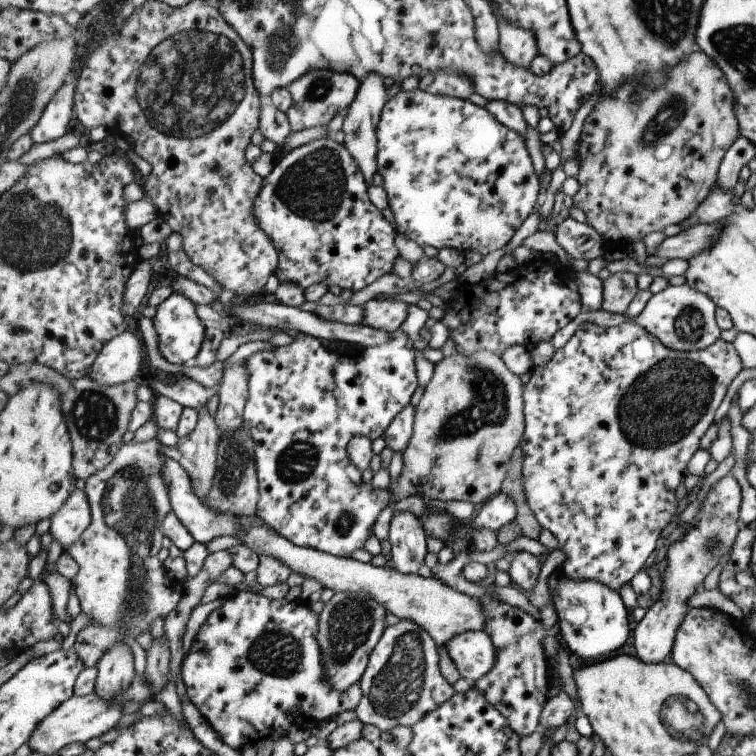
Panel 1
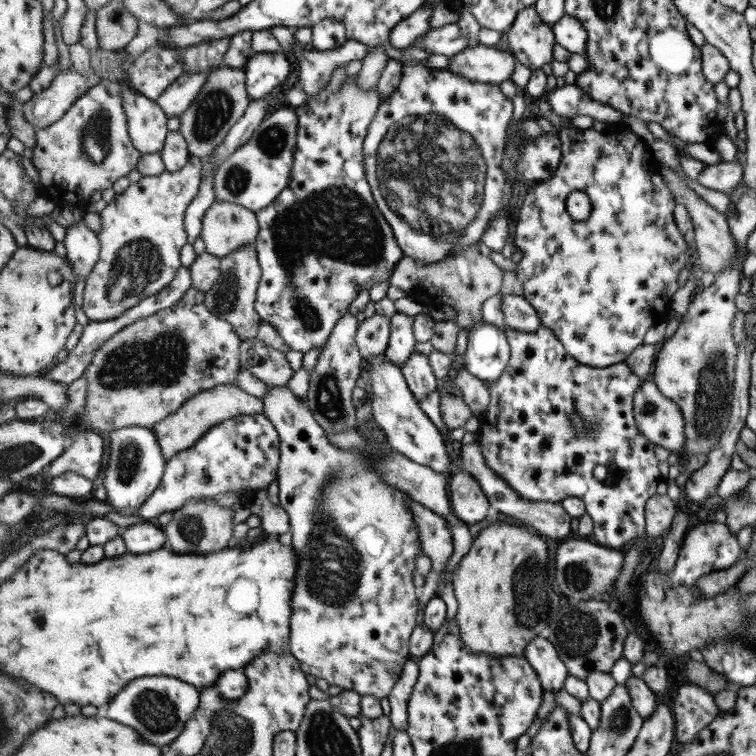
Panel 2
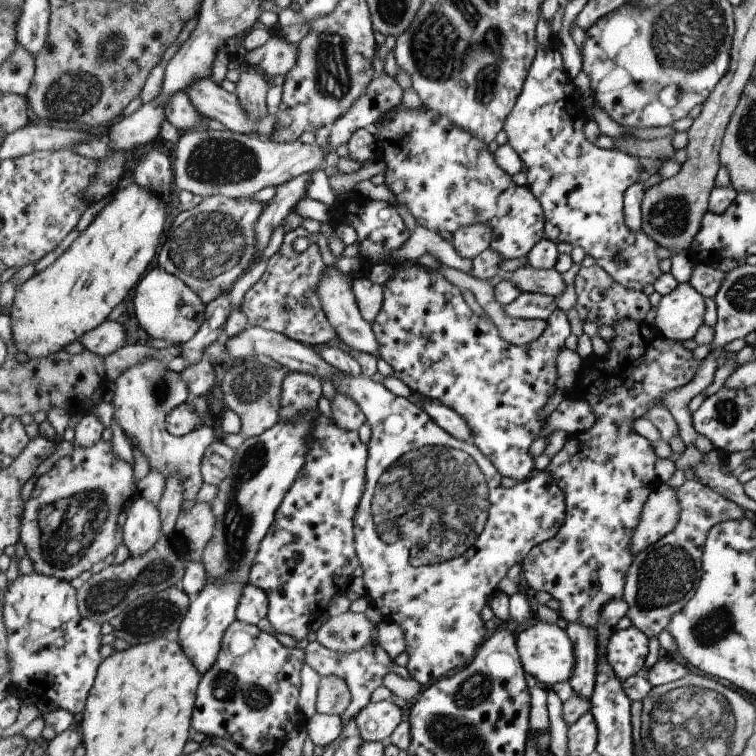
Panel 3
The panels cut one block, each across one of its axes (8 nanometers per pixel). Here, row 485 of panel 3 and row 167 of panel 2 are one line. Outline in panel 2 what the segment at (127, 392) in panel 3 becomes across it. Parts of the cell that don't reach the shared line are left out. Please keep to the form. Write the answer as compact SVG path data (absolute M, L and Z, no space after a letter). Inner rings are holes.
M192 156L179 171L165 171L159 176L145 175L131 183L100 212L103 228L98 232L101 239L100 259L86 281L83 294L83 310L90 320L115 319L137 306L149 295L157 294L171 284L182 266L181 252L188 243L186 216L189 205L200 193L203 164L199 157Z

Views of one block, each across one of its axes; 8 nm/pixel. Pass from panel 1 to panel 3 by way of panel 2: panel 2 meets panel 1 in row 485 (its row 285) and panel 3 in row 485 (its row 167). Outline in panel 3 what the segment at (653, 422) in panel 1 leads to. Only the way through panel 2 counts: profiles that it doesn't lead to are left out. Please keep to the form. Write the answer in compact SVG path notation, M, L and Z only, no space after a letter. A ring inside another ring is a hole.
M625 318L613 328L615 336L607 342L609 351L604 356L594 353L583 358L578 382L566 390L566 396L591 404L597 422L591 430L570 435L564 447L551 458L544 469L557 480L559 488L566 494L566 520L563 528L547 542L536 546L522 562L524 577L536 592L547 592L559 602L559 616L567 623L583 624L597 632L601 613L612 600L623 600L626 578L632 568L633 534L641 522L647 498L659 486L659 478L649 480L651 474L645 470L655 470L657 454L651 441L637 434L633 422L649 414L651 406L665 406L663 396L671 390L681 390L701 370L703 360L695 360L692 351L675 340L669 340L657 326L646 321L637 322Z

